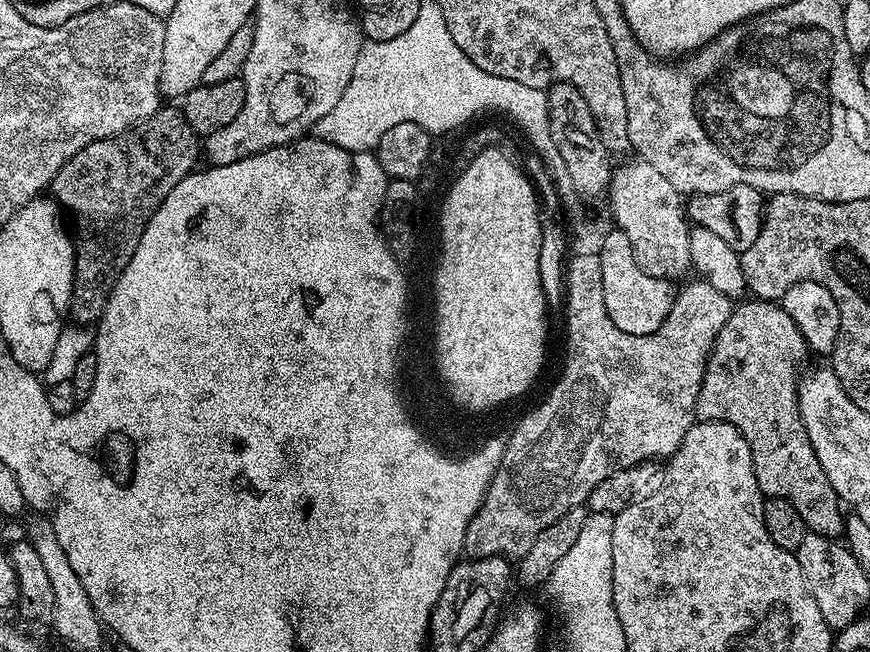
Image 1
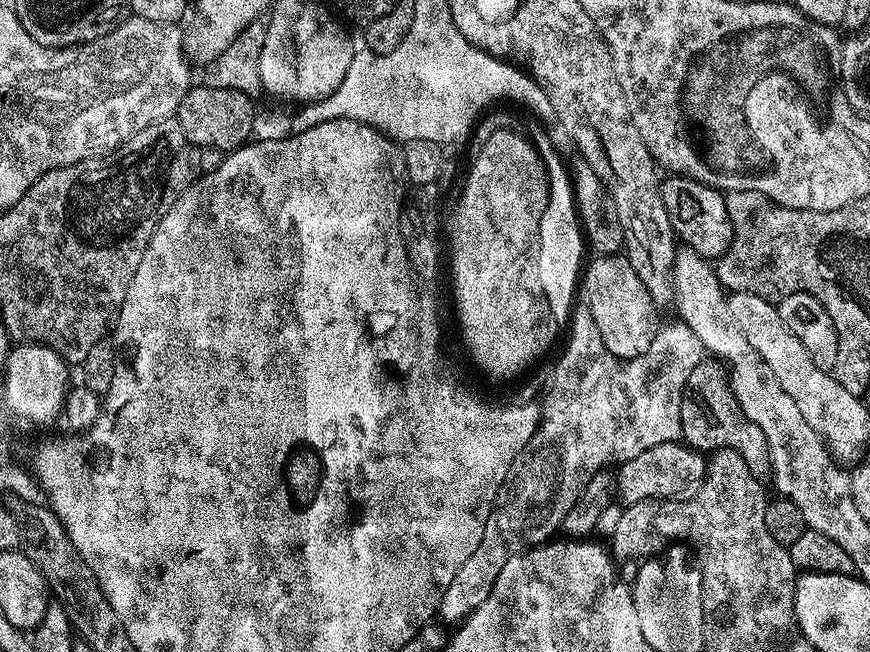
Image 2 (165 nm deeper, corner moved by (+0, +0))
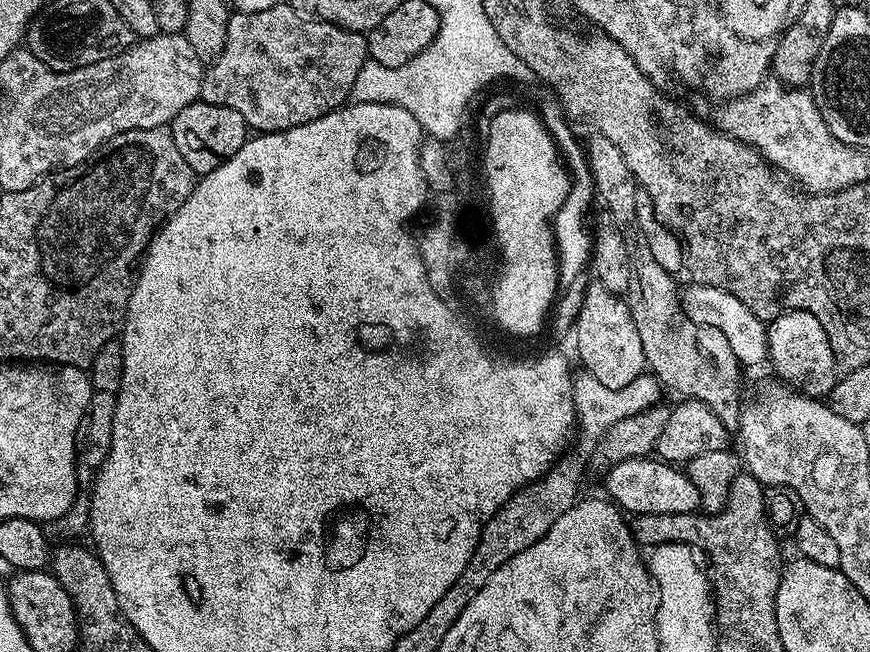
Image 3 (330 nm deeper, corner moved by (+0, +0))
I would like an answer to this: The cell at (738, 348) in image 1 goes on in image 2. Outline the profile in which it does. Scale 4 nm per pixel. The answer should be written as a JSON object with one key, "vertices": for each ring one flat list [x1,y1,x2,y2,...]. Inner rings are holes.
{"vertices":[[705,358,698,366,694,366,694,374,690,374,688,389,682,398,682,440,689,448,697,450,732,449,742,454,743,461,750,472,761,480,771,475,771,460,769,458,769,444,760,427,740,416,739,404,733,396,732,388,728,384,728,374,725,365,715,358]]}

